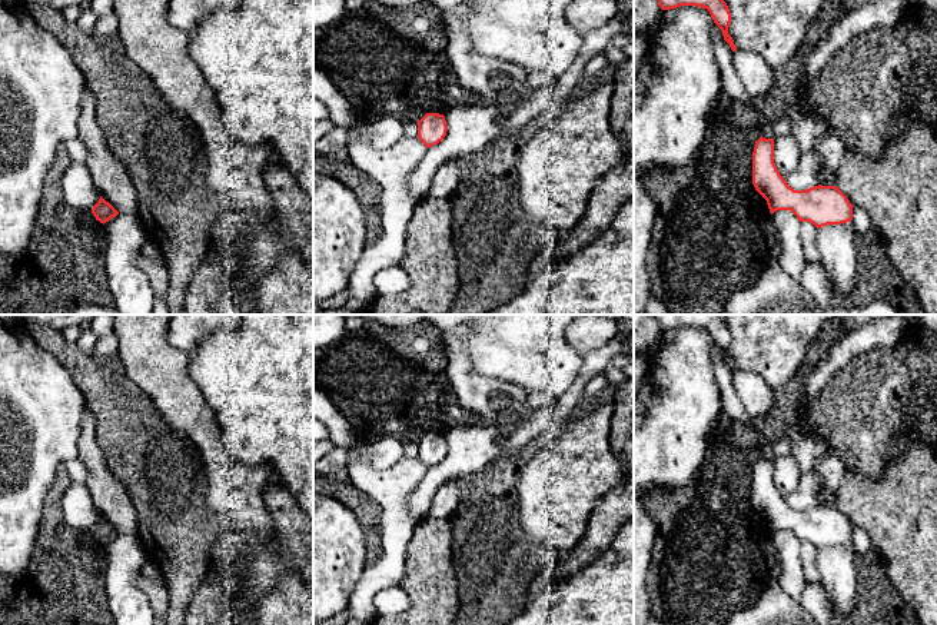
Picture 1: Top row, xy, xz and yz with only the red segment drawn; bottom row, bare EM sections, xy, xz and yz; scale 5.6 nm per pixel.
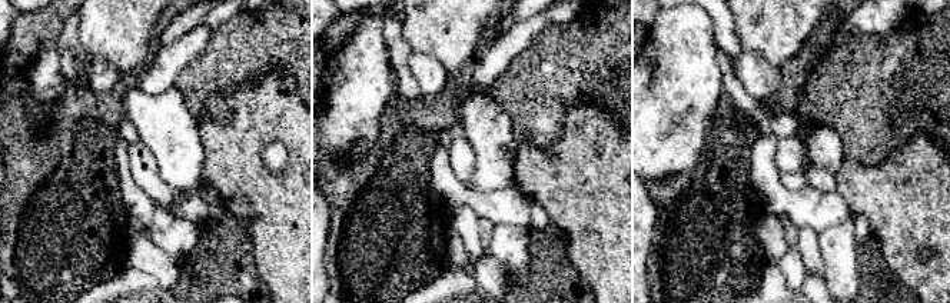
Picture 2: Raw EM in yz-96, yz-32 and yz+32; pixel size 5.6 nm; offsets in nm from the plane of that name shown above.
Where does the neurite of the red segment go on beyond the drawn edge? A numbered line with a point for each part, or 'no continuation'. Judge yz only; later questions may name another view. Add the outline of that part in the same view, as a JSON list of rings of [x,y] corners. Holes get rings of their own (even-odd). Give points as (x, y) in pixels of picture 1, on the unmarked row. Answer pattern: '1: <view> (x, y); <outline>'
no continuation

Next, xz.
no continuation

